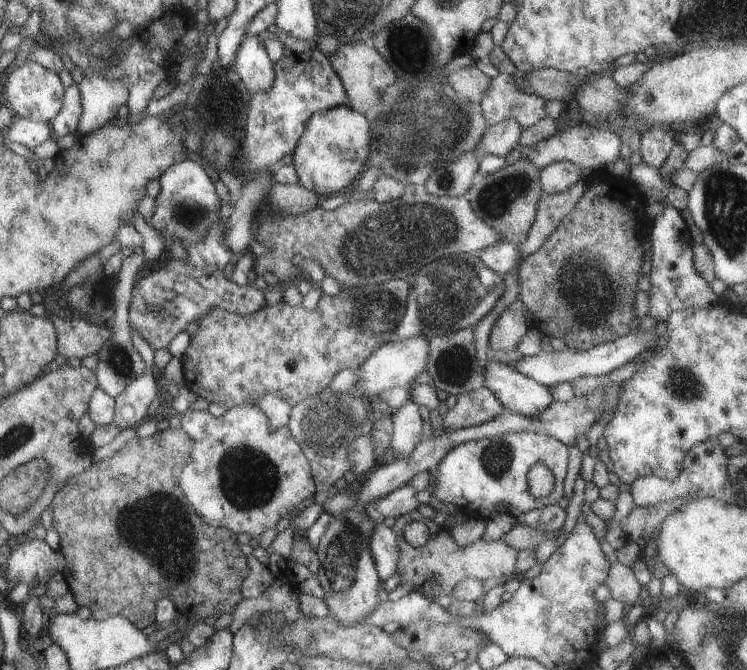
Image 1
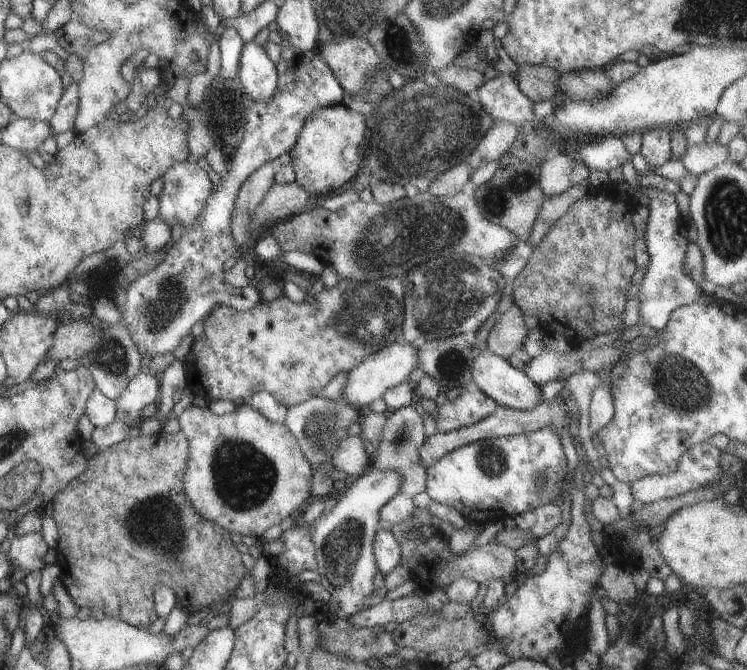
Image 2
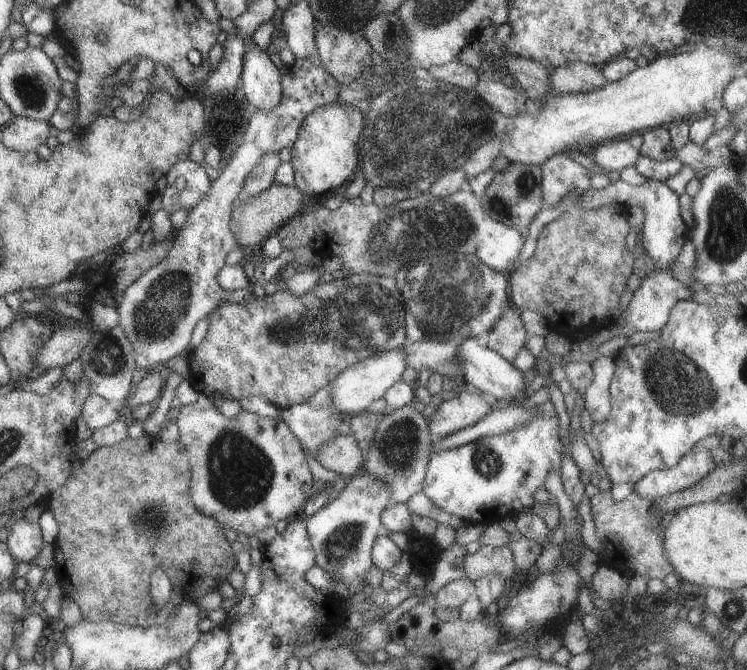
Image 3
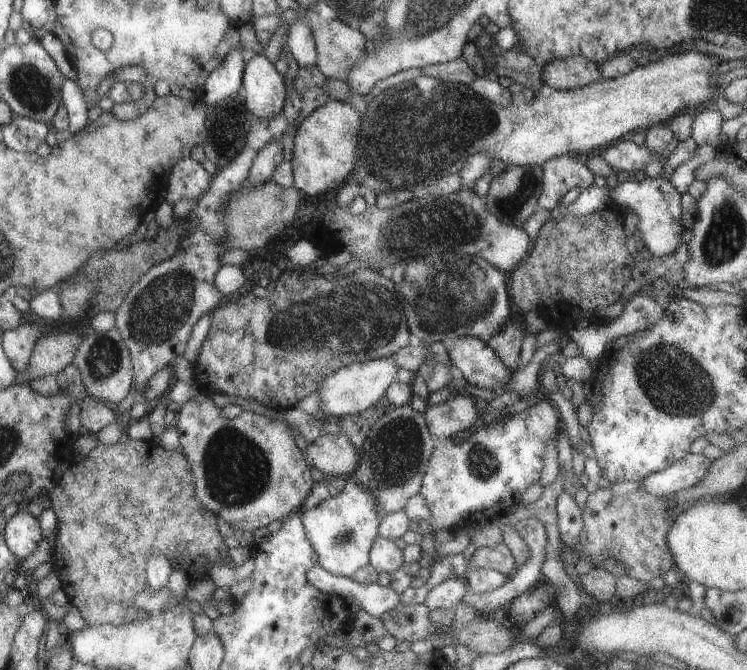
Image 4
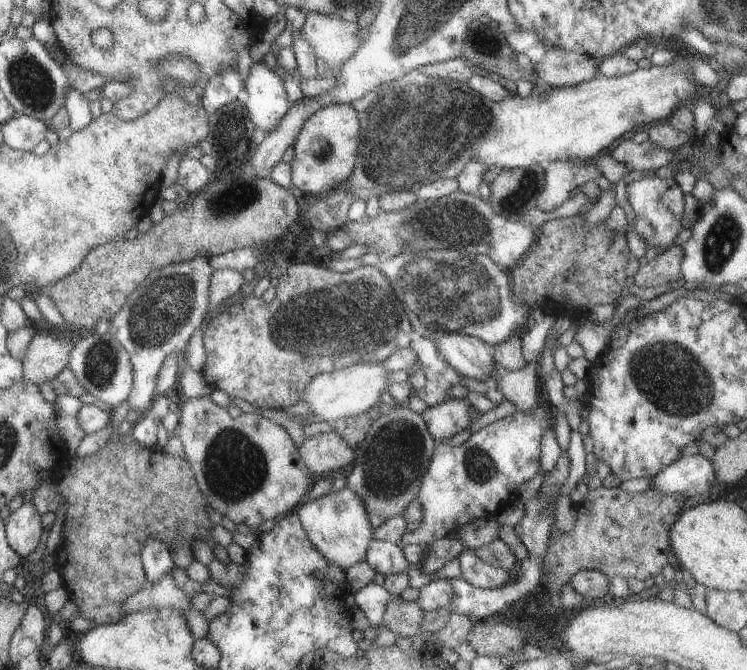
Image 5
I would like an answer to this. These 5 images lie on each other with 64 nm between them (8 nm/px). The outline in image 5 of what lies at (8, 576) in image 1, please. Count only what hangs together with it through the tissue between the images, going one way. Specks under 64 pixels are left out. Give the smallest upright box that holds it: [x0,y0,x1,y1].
[4,501,41,562]

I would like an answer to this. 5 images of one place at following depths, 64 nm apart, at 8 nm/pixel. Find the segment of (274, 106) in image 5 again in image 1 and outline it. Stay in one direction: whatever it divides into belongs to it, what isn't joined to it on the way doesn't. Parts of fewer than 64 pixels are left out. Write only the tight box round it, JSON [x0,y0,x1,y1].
[232,34,273,94]

